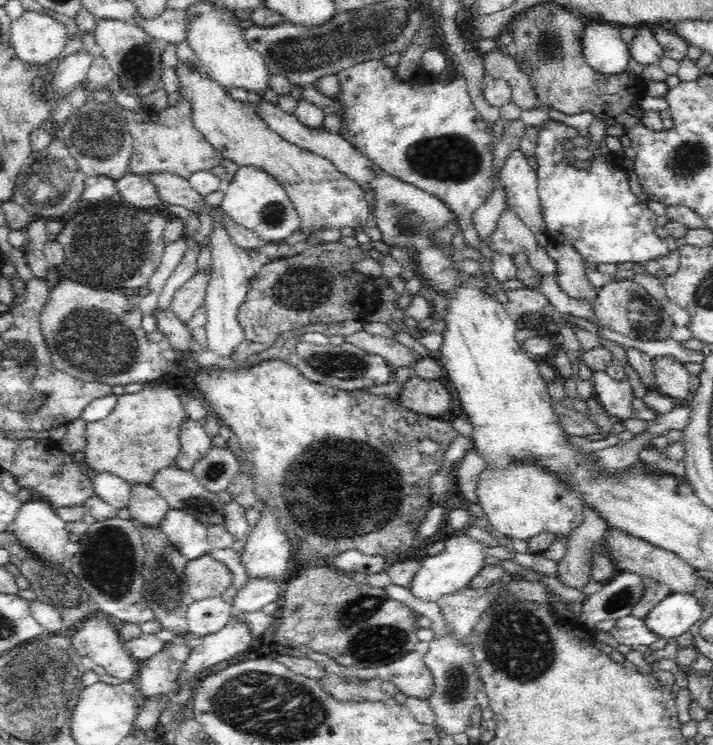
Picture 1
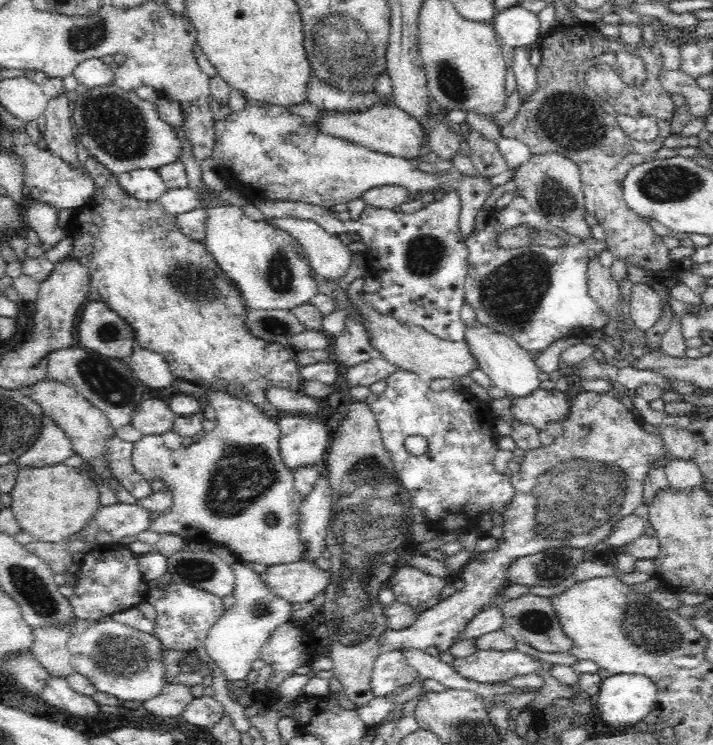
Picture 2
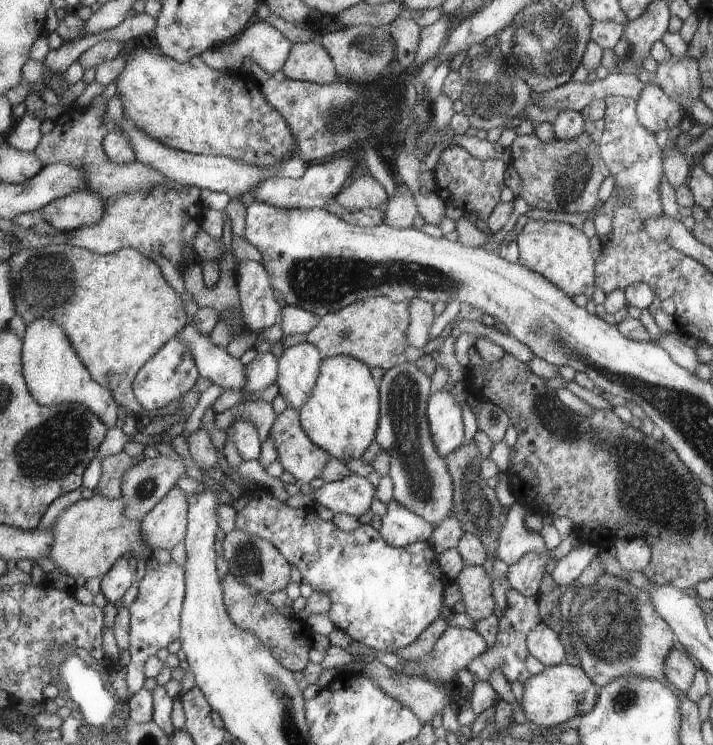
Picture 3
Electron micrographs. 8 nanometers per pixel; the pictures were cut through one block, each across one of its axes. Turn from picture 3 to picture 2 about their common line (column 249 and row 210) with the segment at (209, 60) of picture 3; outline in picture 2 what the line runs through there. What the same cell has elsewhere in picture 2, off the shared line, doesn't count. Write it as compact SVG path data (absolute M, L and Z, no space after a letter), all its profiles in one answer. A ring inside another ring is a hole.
M31 201L25 208L24 222L47 248L56 246L64 238L65 229L58 226L58 209L46 203Z

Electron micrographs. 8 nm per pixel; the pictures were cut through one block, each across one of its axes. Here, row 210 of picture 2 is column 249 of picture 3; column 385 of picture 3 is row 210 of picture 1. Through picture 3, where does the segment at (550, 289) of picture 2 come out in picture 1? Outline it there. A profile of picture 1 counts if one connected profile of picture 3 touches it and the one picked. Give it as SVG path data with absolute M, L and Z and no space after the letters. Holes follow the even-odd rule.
M551 120L537 127L537 144L535 162L538 163L537 196L541 216L545 222L547 239L550 243L568 244L580 253L582 259L596 264L618 264L636 262L646 264L648 260L666 258L670 251L666 242L656 235L657 215L648 207L645 199L640 199L632 193L630 180L622 170L622 160L609 154L594 154L578 160L569 147L570 139L579 136L576 129L562 122Z

